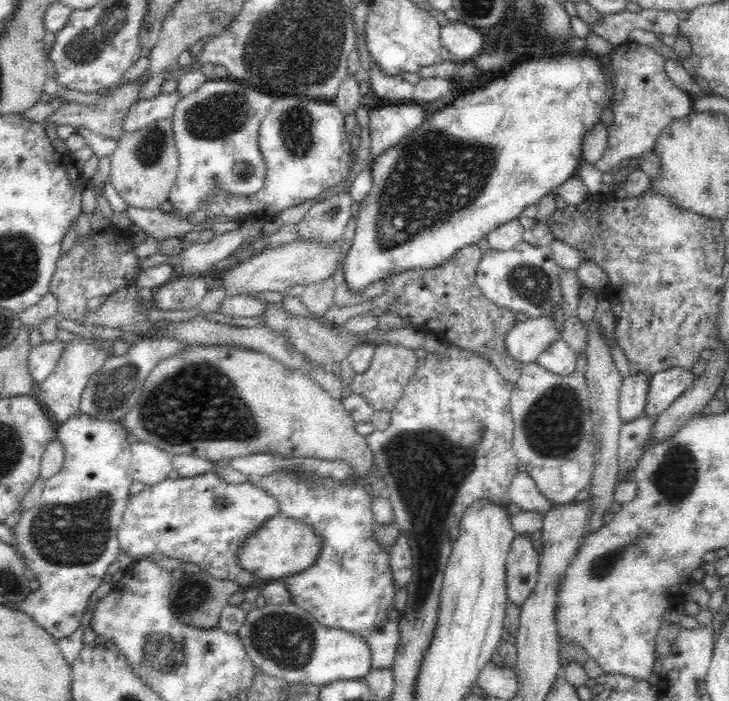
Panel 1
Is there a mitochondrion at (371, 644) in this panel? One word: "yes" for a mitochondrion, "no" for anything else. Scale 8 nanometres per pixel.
no

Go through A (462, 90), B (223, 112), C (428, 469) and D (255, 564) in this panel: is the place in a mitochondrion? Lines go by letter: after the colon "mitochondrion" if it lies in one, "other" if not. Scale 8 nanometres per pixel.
A: other
B: mitochondrion
C: mitochondrion
D: other

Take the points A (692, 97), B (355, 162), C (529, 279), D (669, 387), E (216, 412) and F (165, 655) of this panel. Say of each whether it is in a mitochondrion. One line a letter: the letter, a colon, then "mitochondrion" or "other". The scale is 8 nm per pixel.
A: other
B: other
C: mitochondrion
D: other
E: mitochondrion
F: mitochondrion

